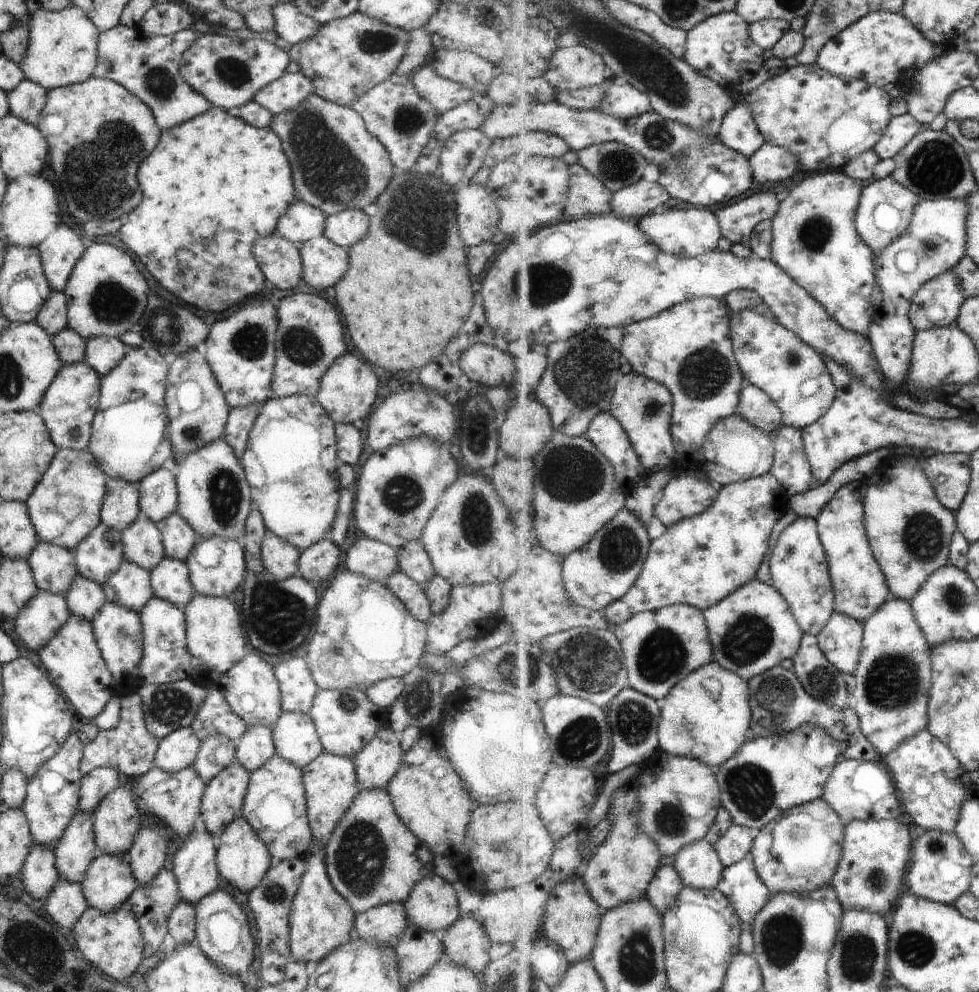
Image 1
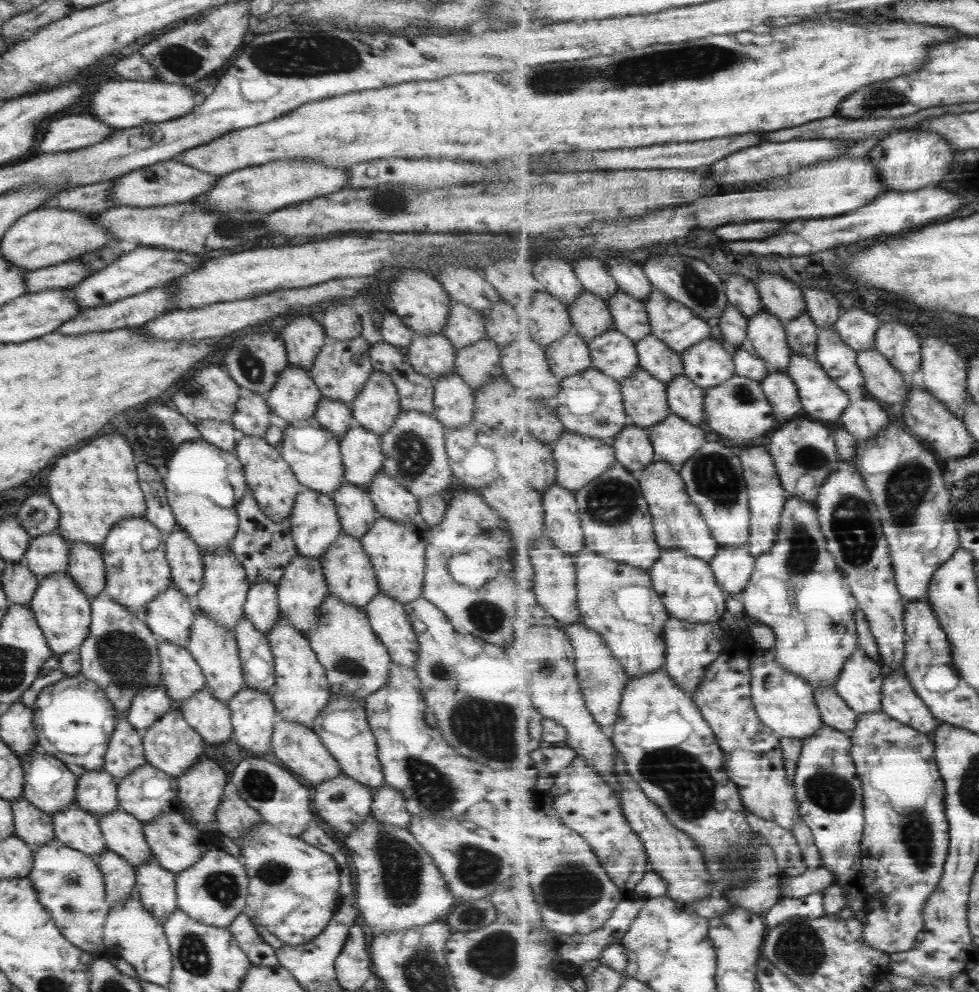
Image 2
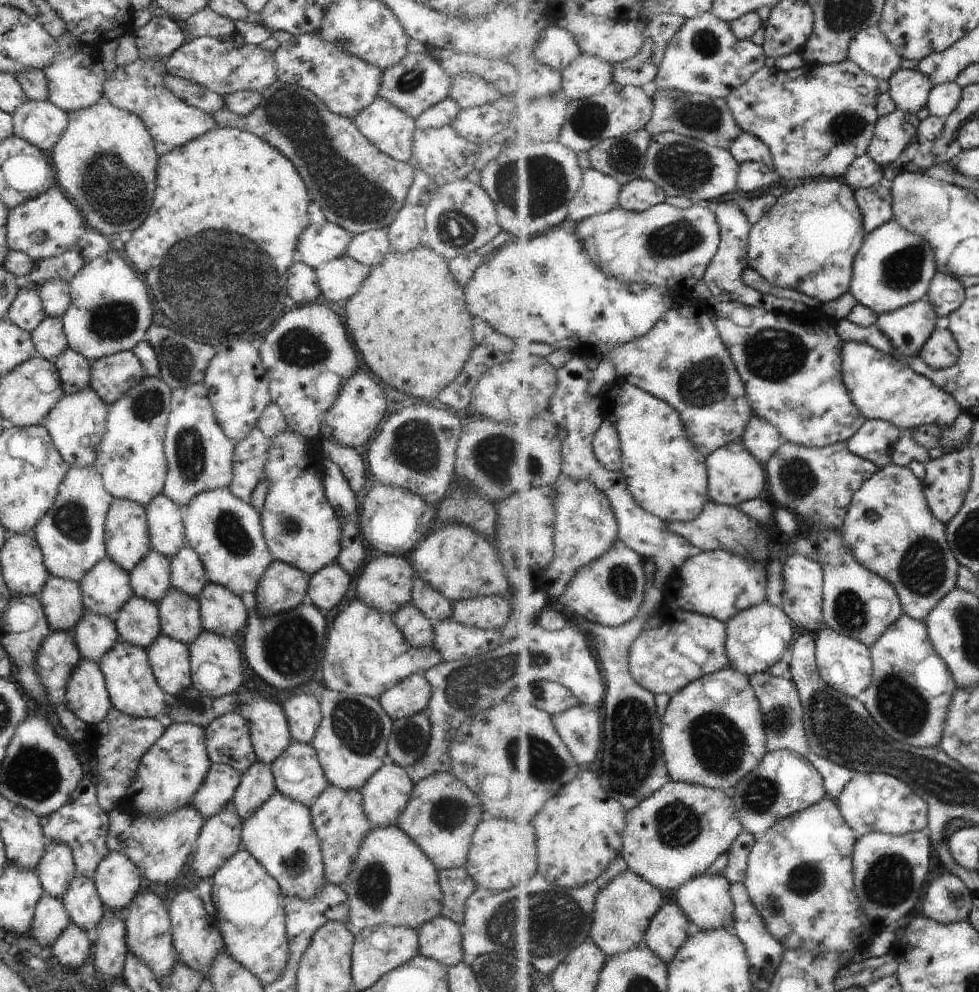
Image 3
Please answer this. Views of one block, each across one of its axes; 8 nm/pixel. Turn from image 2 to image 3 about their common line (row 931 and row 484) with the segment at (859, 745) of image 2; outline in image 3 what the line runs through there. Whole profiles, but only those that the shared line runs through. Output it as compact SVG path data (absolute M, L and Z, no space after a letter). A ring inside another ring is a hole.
M896 464L881 467L880 472L856 493L846 522L842 526L844 542L854 553L856 560L862 562L862 566L866 566L870 572L892 582L896 590L899 590L905 613L925 623L940 602L959 586L962 564L959 558L956 558L947 530L948 525L932 512L925 486L922 486L922 480L916 476L916 472Z

